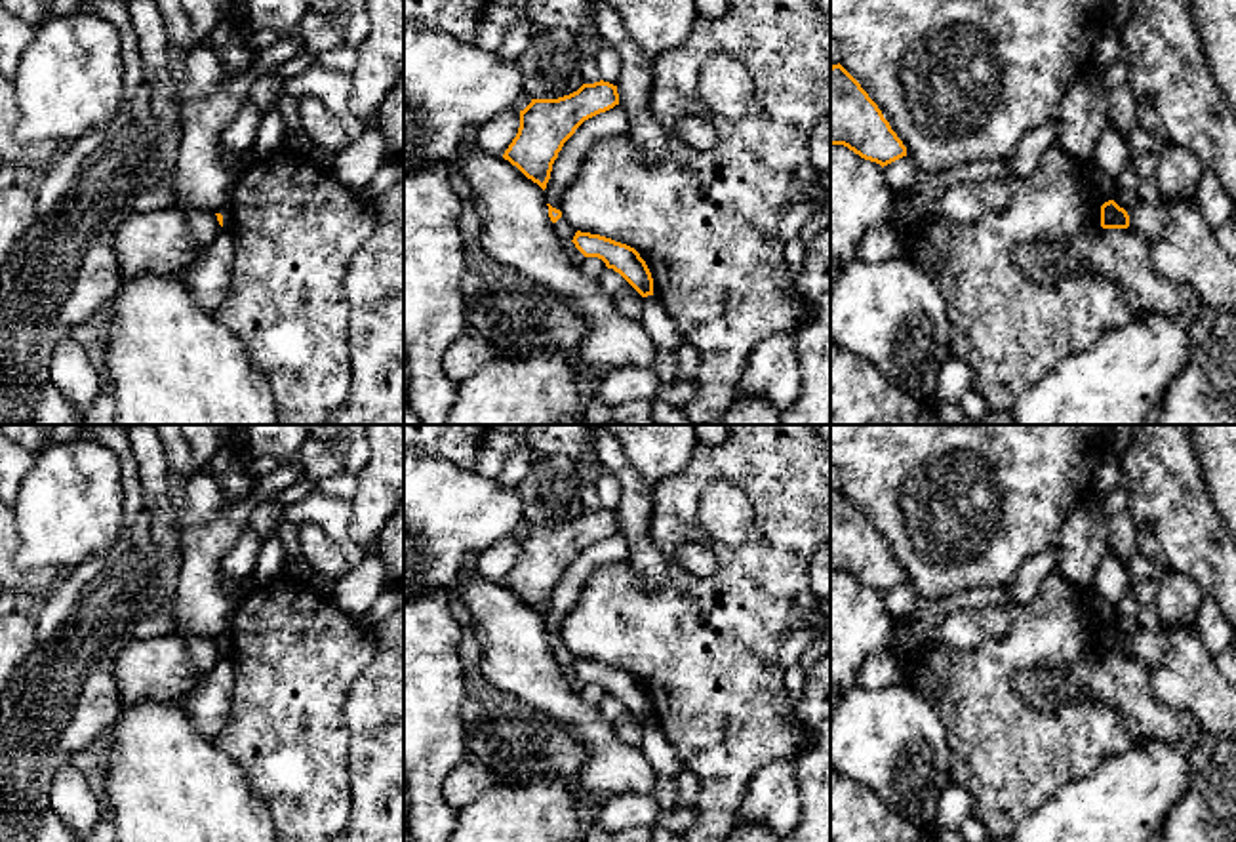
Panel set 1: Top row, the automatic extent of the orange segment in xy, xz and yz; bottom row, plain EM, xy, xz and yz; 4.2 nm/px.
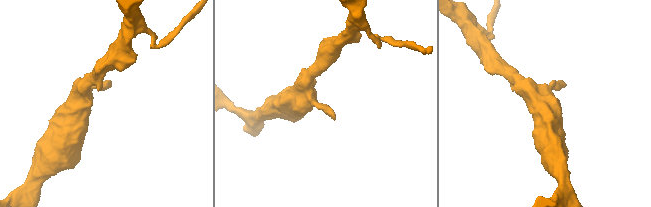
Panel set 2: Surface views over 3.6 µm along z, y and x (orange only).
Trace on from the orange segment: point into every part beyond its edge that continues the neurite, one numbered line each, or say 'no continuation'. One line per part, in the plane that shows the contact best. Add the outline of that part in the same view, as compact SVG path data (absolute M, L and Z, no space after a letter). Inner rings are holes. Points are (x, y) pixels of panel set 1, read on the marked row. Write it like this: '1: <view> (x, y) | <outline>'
no continuation

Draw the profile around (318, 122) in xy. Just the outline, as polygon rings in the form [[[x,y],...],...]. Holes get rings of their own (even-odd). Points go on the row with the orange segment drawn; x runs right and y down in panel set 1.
[[[299,99],[301,130],[310,137],[316,147],[322,147],[333,154],[341,152],[349,145],[343,124],[337,116],[318,99]]]

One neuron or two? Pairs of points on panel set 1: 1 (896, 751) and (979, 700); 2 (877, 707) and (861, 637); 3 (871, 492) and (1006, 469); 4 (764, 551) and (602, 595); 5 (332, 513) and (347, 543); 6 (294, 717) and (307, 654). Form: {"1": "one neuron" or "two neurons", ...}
{"1": "two neurons", "2": "two neurons", "3": "one neuron", "4": "one neuron", "5": "one neuron", "6": "one neuron"}

